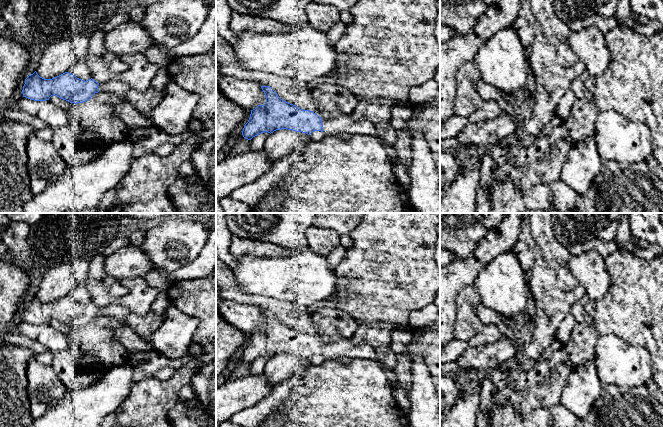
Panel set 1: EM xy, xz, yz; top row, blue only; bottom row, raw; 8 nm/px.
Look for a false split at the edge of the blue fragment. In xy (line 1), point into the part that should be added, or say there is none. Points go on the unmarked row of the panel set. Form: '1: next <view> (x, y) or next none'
1: next xy (141, 296)

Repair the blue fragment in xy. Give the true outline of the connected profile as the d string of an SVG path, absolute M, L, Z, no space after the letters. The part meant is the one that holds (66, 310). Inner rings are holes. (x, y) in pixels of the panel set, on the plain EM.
M144 278L124 279L121 284L125 286L130 292L120 300L113 302L107 306L98 307L94 303L79 303L69 296L65 296L52 303L44 303L40 301L35 295L25 303L23 310L23 321L34 325L46 325L53 319L66 324L70 327L83 327L91 323L91 321L98 316L112 317L125 323L128 314L145 315L150 311L150 307L156 298L160 295L167 294L167 291L158 290L150 286Z

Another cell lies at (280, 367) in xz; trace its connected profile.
M288 353L276 354L267 361L263 374L272 385L278 385L310 366L310 359Z

